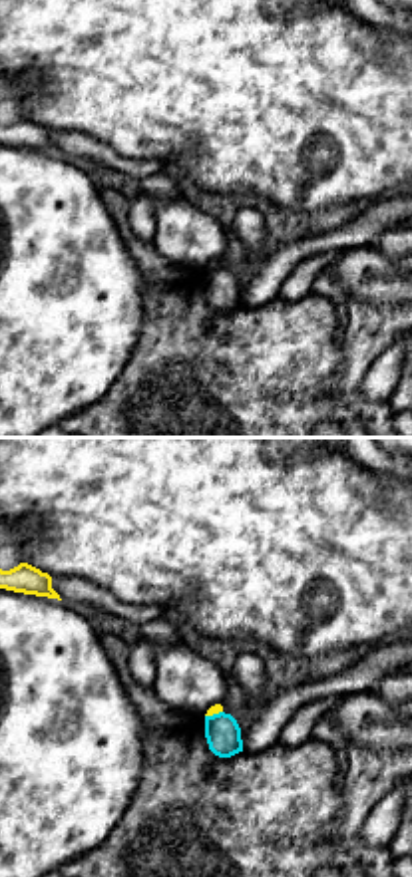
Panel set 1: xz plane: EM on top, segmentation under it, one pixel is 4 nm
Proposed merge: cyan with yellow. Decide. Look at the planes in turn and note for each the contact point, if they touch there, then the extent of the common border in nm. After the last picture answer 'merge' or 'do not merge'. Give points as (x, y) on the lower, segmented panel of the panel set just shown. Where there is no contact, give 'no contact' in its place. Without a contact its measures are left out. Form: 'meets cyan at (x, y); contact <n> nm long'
meets cyan at (213, 714); contact 80 nm long

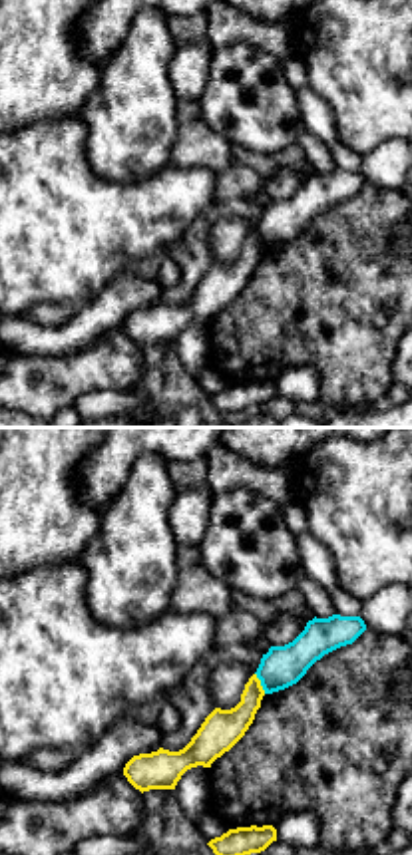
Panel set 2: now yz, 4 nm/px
meets cyan at (261, 683); contact 100 nm long

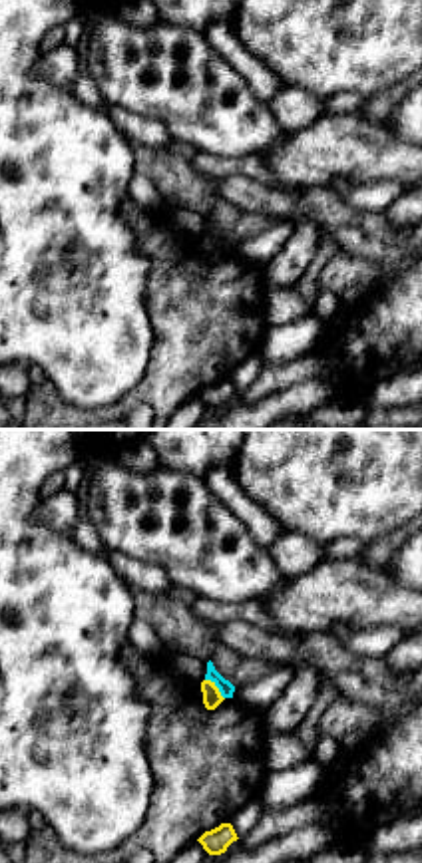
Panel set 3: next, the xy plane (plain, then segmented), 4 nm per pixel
meets cyan at (217, 687); contact 120 nm long

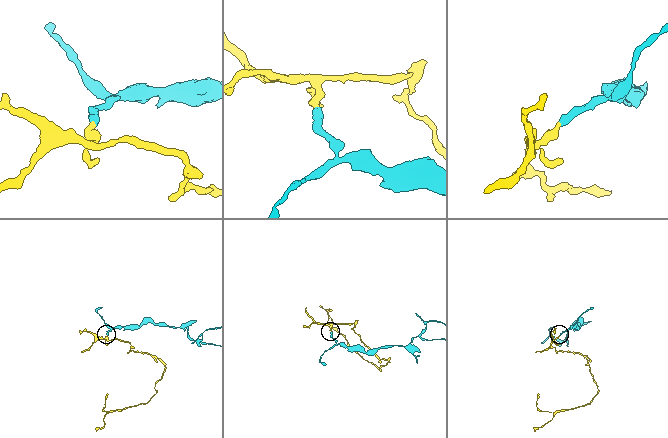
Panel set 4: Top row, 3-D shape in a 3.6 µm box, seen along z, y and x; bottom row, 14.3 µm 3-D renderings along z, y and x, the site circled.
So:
do not merge

